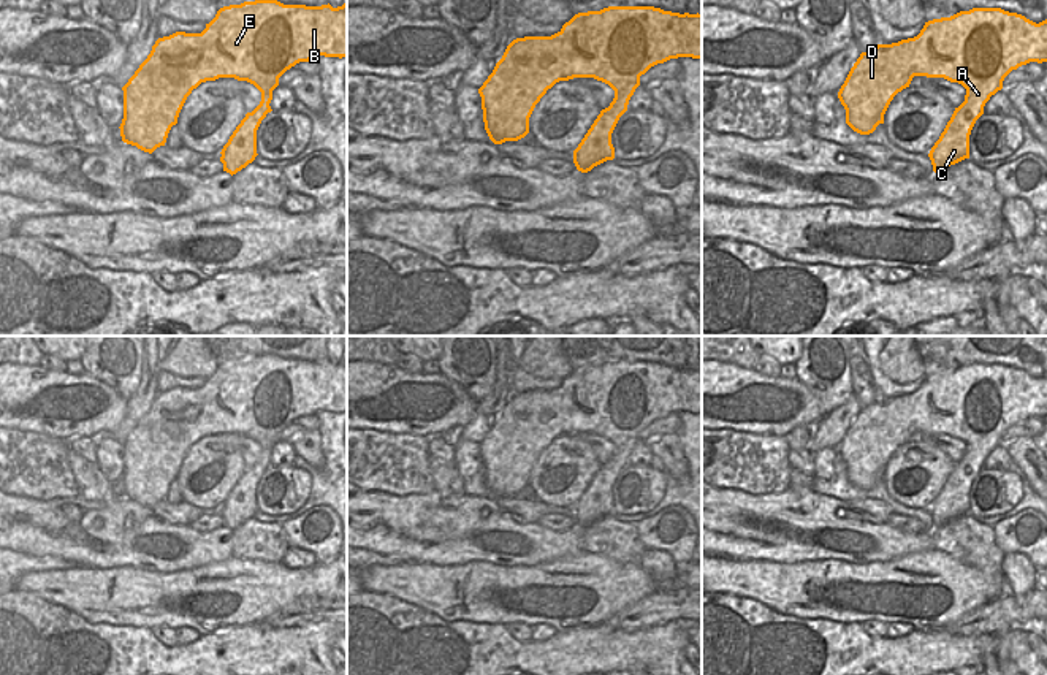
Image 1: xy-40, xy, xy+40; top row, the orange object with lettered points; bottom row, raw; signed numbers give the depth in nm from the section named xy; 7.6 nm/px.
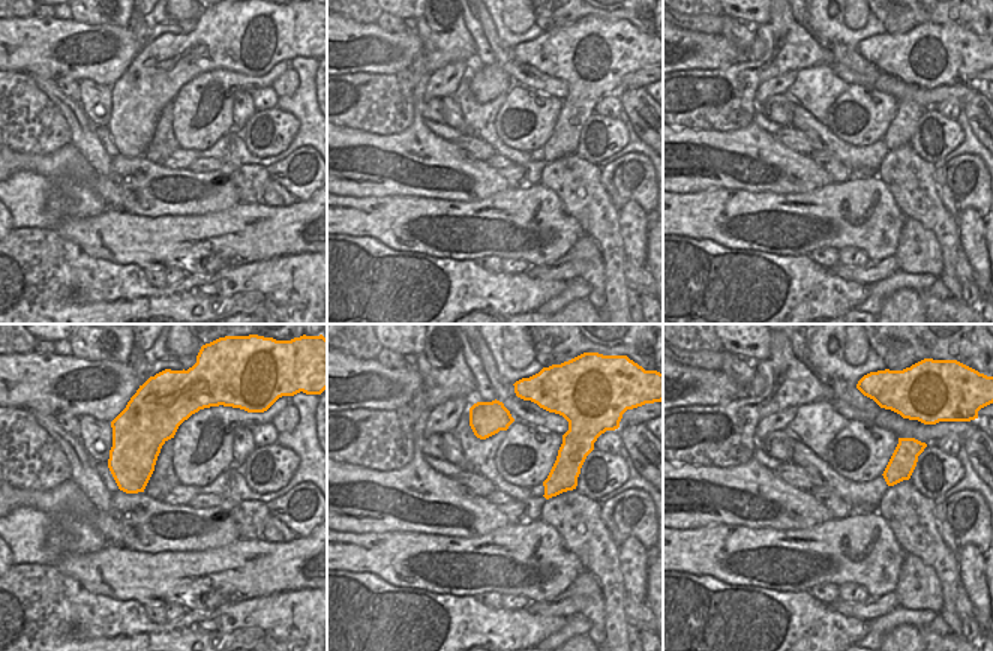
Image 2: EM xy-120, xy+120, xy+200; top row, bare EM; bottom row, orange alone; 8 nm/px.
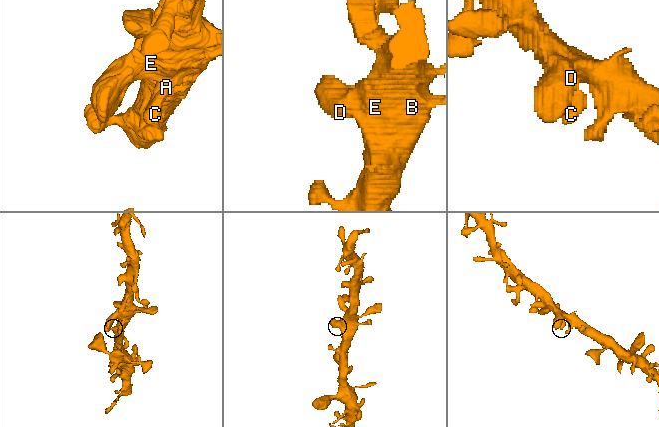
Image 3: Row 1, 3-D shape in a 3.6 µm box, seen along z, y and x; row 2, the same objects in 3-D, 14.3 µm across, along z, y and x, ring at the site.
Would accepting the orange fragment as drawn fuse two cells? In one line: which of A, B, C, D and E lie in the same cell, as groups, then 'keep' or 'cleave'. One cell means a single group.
A B C D E; keep

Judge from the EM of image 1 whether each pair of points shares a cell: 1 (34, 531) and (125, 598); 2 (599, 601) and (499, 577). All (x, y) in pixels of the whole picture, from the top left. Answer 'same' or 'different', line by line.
1: different
2: same

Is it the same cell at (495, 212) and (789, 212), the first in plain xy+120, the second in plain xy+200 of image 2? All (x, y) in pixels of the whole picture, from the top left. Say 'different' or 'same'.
same

